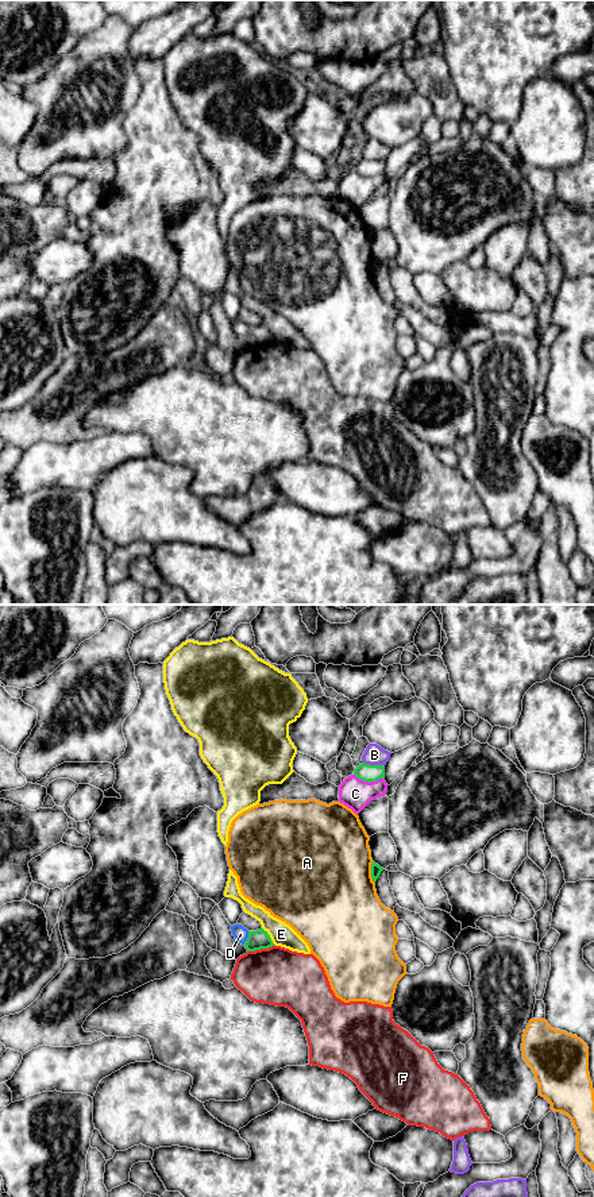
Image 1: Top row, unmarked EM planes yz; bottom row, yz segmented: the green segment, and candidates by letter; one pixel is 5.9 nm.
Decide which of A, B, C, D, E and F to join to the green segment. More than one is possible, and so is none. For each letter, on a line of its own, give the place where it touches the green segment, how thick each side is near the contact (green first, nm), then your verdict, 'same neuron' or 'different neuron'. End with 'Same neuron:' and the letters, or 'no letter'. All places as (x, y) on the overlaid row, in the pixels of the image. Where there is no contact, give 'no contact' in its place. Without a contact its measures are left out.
A: contact yz (371, 872); calibres 60 and 500 nm; different neuron
B: contact yz (374, 765); calibres 110 and 120 nm; different neuron
C: contact yz (369, 782); calibres 110 and 180 nm; different neuron
D: contact yz (247, 938); calibres 120 and 90 nm; same neuron
E: contact yz (269, 935); calibres 120 and 140 nm; different neuron
F: contact yz (261, 948); calibres 120 and 340 nm; different neuron
Same neuron: D

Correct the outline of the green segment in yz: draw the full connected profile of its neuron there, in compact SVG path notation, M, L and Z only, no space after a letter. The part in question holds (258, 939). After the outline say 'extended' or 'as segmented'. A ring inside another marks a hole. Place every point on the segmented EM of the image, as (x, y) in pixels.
M234 924L231 926L231 931L235 939L246 946L247 951L255 951L274 946L270 935L263 928L248 931L242 924Z; extended

